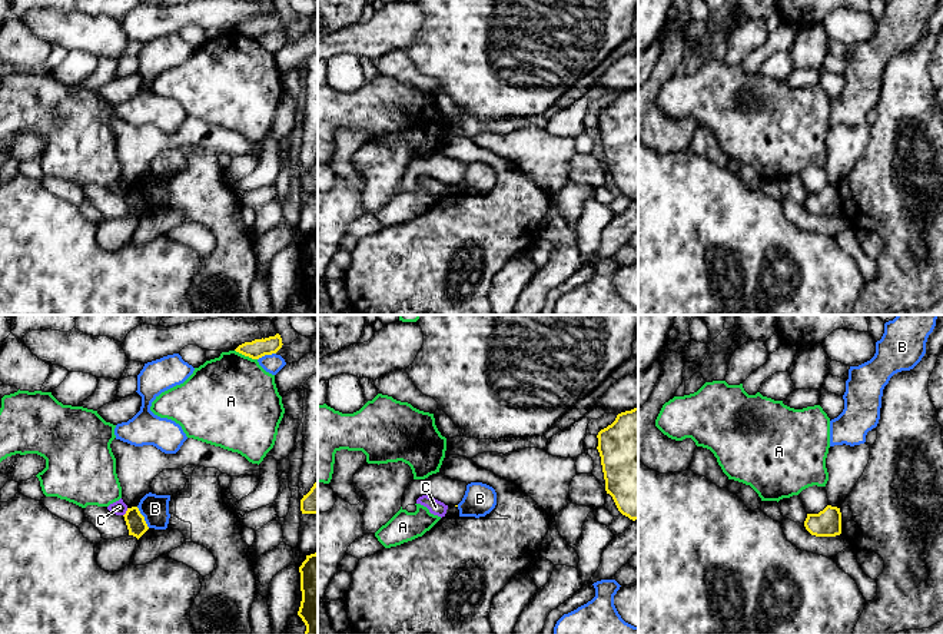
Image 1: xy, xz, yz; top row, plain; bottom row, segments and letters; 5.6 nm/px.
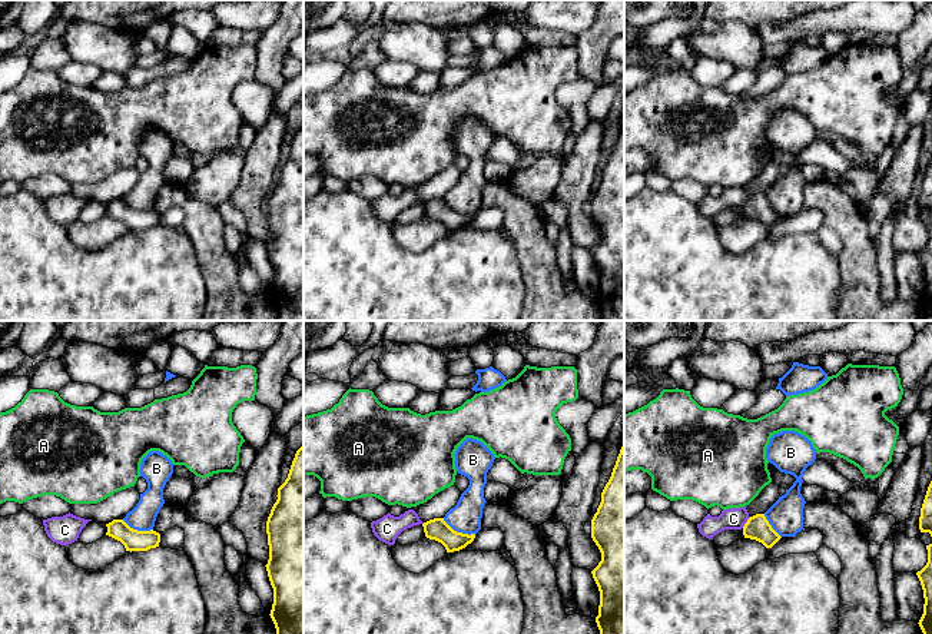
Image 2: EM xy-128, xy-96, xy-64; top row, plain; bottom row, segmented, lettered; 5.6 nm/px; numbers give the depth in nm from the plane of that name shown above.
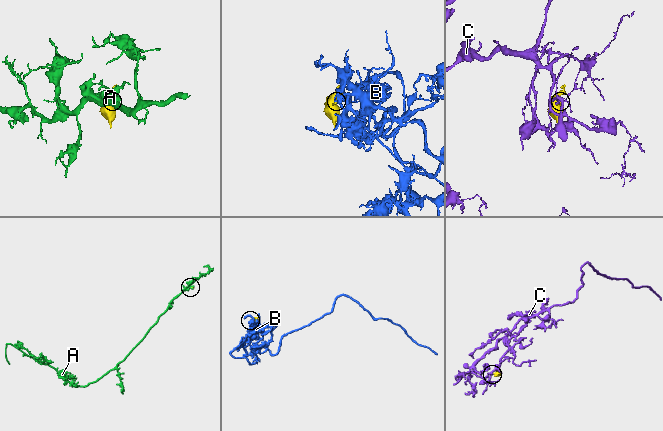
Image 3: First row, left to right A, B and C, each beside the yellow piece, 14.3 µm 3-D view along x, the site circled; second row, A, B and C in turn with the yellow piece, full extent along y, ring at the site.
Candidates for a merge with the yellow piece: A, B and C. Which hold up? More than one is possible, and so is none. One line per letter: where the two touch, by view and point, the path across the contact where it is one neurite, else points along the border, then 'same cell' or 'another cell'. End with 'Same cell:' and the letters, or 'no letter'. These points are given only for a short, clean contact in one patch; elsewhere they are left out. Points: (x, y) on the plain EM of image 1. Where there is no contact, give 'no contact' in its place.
A: contact xy (246, 35); another cell
B: contact xy (143, 196); another cell
C: contact xy (126, 192); border xy (128, 188), (123, 195); another cell
Same cell: no letter

